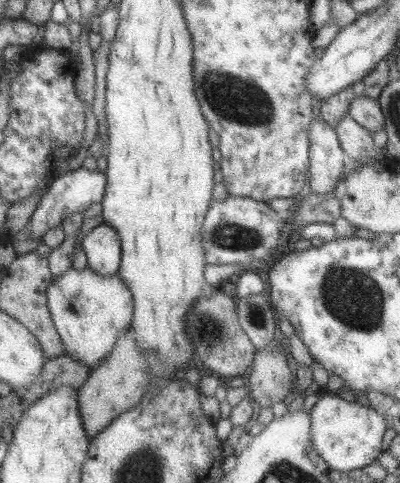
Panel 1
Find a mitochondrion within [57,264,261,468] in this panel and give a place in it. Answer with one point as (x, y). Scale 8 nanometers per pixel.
(209, 333)

